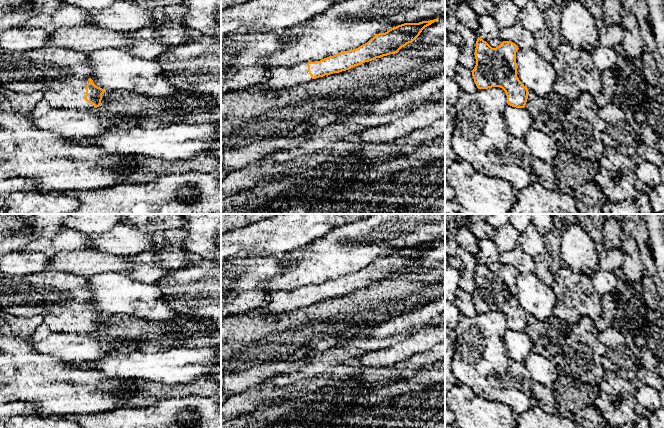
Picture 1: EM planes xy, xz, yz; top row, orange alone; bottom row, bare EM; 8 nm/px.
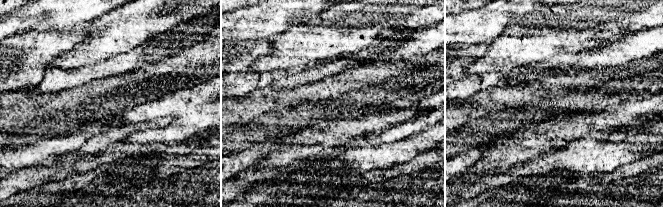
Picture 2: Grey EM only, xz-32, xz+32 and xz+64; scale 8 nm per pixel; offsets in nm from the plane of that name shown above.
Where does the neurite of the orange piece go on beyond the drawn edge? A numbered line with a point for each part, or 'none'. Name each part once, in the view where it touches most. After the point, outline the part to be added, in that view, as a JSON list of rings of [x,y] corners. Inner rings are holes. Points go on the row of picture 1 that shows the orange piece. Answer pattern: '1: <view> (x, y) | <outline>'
1: xy (61, 75) | [[[50,46],[30,51],[1,51],[0,86],[27,94],[40,91],[51,109],[92,110],[94,105],[84,99],[91,78],[88,56],[86,52]]]

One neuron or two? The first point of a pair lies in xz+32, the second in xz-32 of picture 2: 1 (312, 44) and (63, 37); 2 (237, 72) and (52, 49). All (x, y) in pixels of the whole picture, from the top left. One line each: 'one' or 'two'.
1: two
2: one

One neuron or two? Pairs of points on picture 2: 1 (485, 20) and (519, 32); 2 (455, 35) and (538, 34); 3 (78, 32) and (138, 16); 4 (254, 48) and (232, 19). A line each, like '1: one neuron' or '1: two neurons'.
1: two neurons
2: two neurons
3: two neurons
4: two neurons

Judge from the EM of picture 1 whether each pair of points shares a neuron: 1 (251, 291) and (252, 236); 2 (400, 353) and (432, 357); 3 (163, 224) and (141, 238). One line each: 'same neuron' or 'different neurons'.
1: different neurons
2: different neurons
3: different neurons

